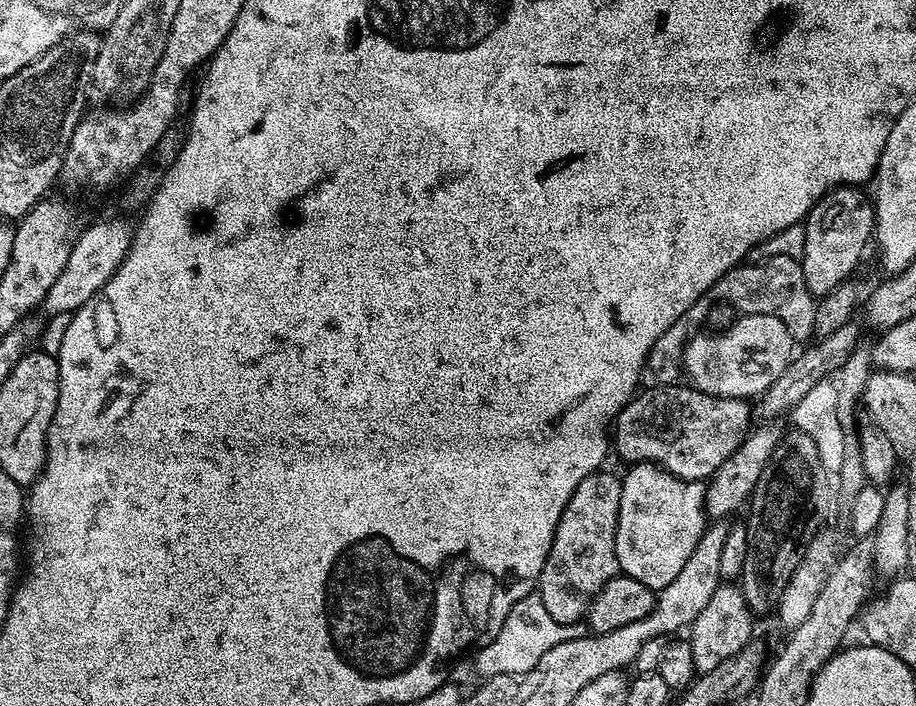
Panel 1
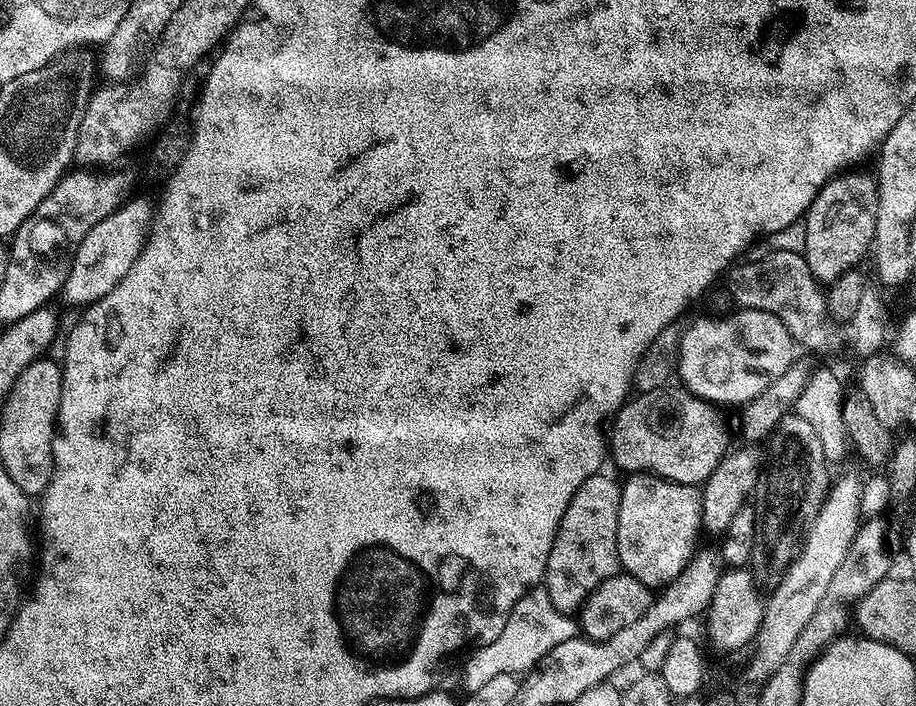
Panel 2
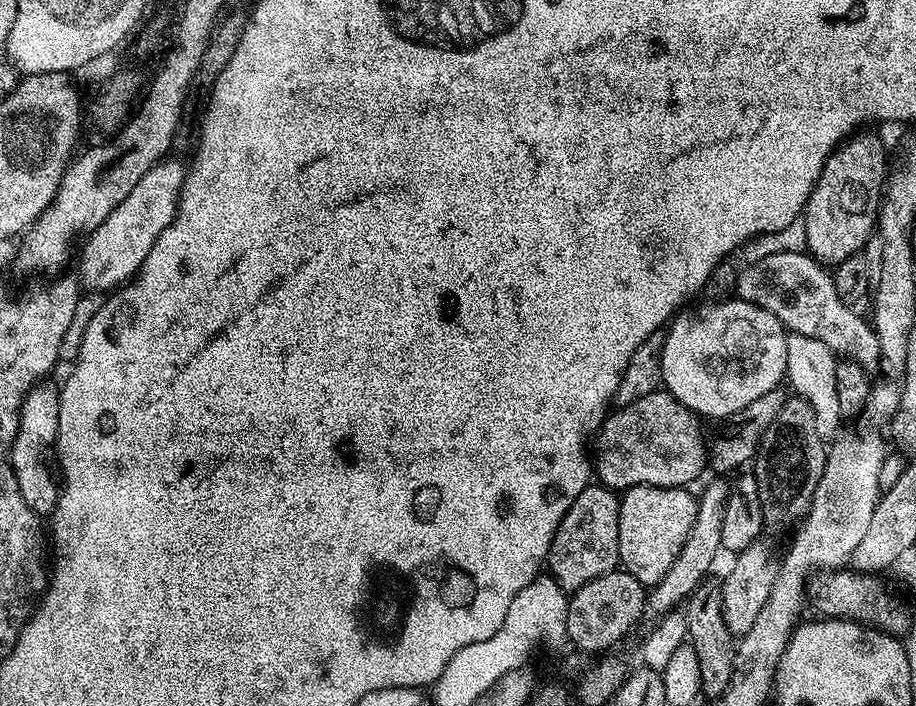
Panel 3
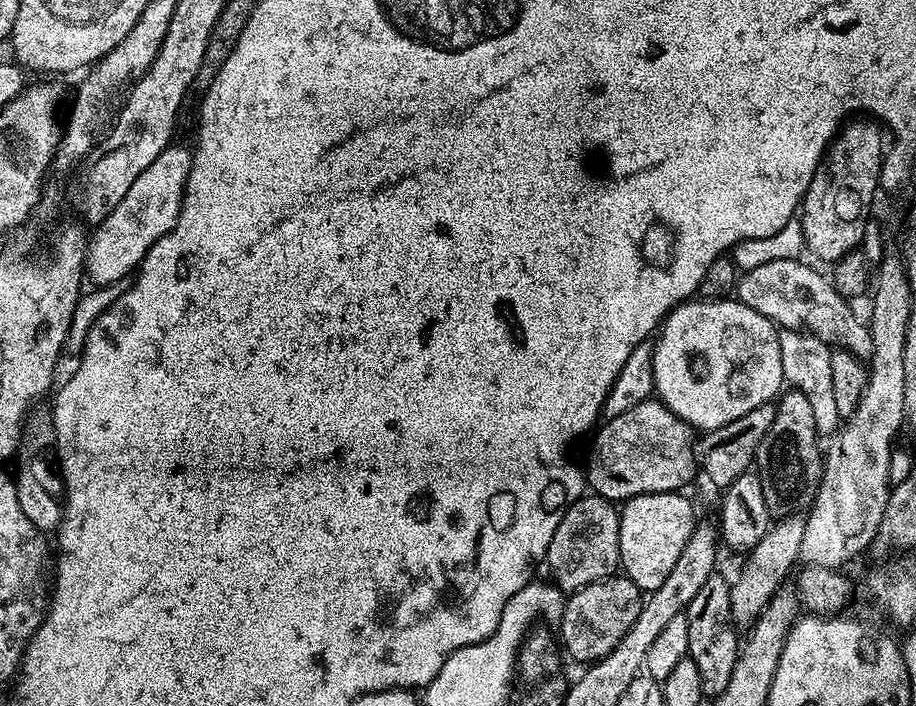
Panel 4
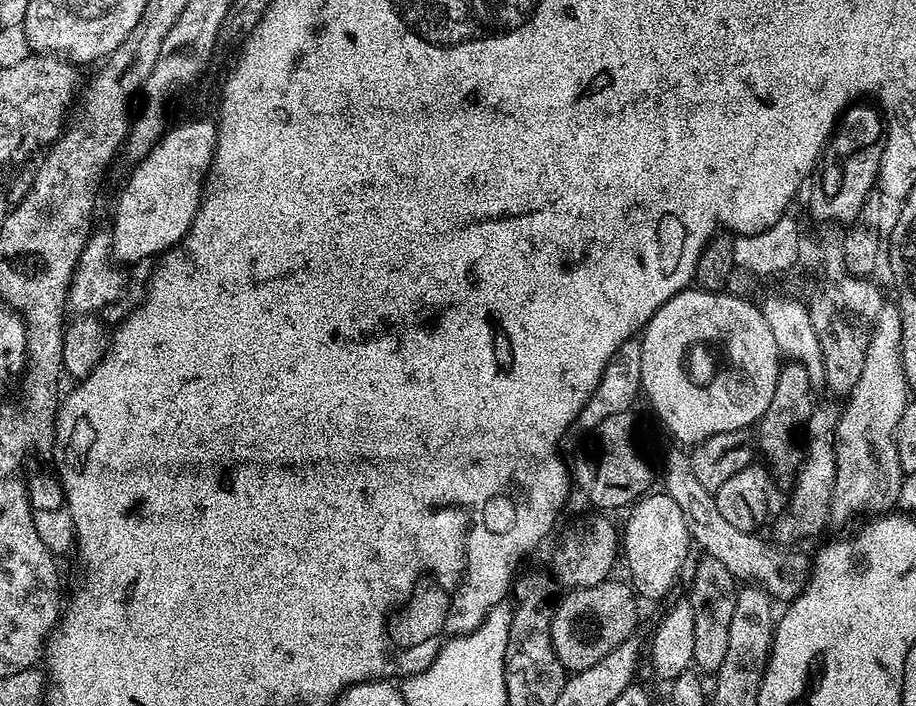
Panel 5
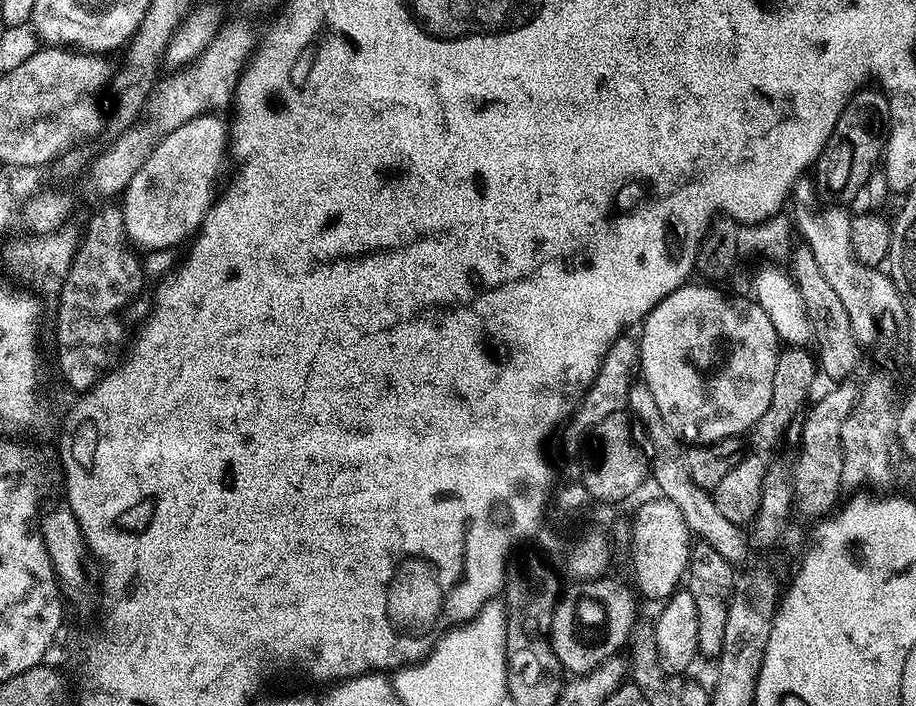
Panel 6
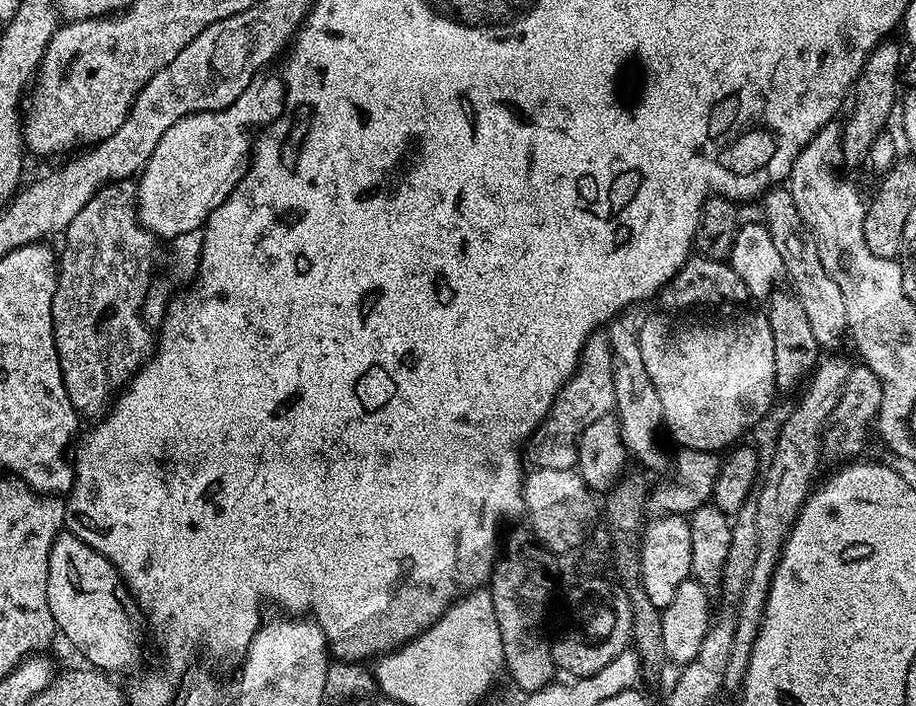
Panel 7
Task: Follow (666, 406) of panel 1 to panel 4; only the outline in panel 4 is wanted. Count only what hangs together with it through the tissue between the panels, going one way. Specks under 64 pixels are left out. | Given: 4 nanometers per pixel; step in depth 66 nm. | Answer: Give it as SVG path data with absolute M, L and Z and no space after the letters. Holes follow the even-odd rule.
M659 398L638 402L638 406L630 406L630 410L605 419L599 428L596 452L600 455L600 468L608 476L601 478L598 492L610 501L623 502L642 492L683 489L683 484L696 472L698 452L692 449L694 430Z

